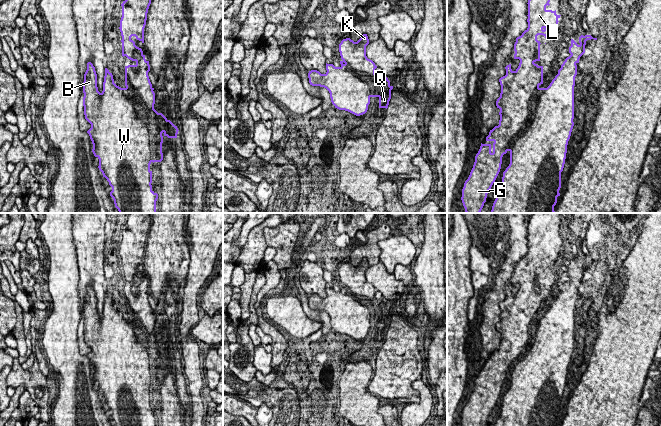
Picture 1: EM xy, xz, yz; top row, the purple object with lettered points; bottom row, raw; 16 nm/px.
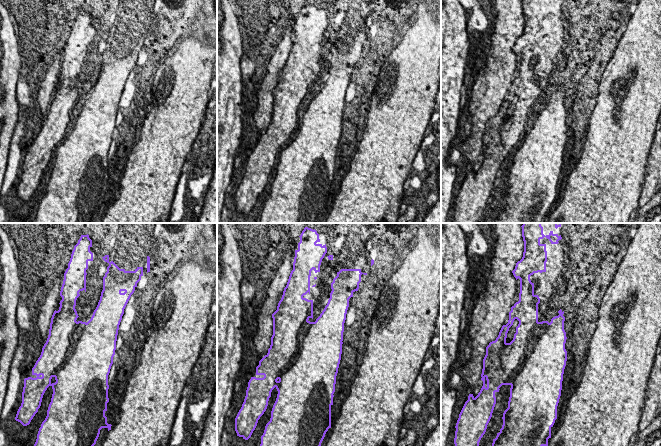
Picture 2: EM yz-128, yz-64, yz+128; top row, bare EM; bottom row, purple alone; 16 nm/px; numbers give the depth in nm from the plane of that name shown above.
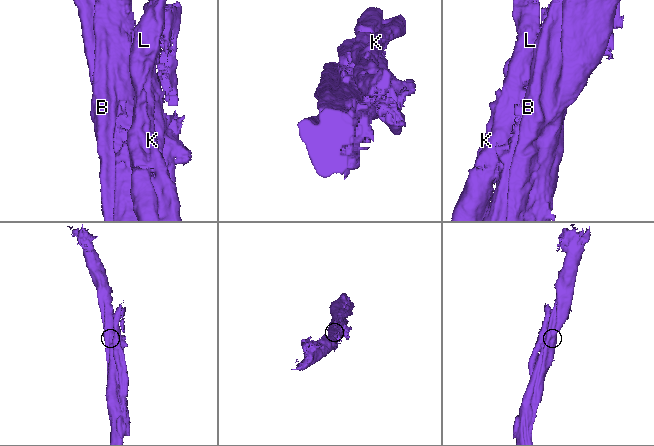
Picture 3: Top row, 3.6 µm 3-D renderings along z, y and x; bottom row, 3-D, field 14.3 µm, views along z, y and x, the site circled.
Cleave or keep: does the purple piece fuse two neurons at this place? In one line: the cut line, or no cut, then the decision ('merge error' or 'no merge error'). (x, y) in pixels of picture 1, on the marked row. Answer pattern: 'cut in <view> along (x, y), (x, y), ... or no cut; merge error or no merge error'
cut in yz along (563, 98), (538, 107), (544, 117), (510, 154); merge error

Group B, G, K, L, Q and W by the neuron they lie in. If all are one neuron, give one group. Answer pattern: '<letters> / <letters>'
B W / G K L Q

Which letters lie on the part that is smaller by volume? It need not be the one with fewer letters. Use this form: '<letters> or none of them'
G, K, L, Q

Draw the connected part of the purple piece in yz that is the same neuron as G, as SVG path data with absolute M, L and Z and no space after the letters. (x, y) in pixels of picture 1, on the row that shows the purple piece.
M528 0L528 28L521 36L516 38L514 44L514 59L519 59L518 68L513 71L511 64L505 67L506 75L499 79L501 85L500 97L496 101L497 108L500 109L499 125L490 130L486 141L493 141L491 144L482 144L478 153L475 156L475 162L470 172L468 179L464 183L462 189L462 203L466 213L480 213L484 203L486 202L487 194L495 182L502 164L502 157L508 151L511 154L515 142L526 133L532 125L536 125L537 119L545 119L544 111L539 111L538 107L546 108L553 100L563 99L565 104L564 110L567 112L563 115L563 127L567 127L573 122L574 114L574 87L572 90L562 90L555 92L546 92L546 99L541 99L541 94L546 88L540 88L543 84L543 66L538 66L535 62L540 61L540 41L537 40L538 35L543 35L545 38L552 36L552 32L557 29L558 19L561 15L556 14L556 10L547 10L546 6L550 0Z

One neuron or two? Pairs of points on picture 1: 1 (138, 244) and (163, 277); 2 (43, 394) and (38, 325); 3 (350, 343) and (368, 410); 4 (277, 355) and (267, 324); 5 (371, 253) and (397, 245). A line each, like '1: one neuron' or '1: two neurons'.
1: two neurons
2: two neurons
3: one neuron
4: one neuron
5: two neurons

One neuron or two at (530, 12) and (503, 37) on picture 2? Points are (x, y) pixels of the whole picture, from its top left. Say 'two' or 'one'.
two

